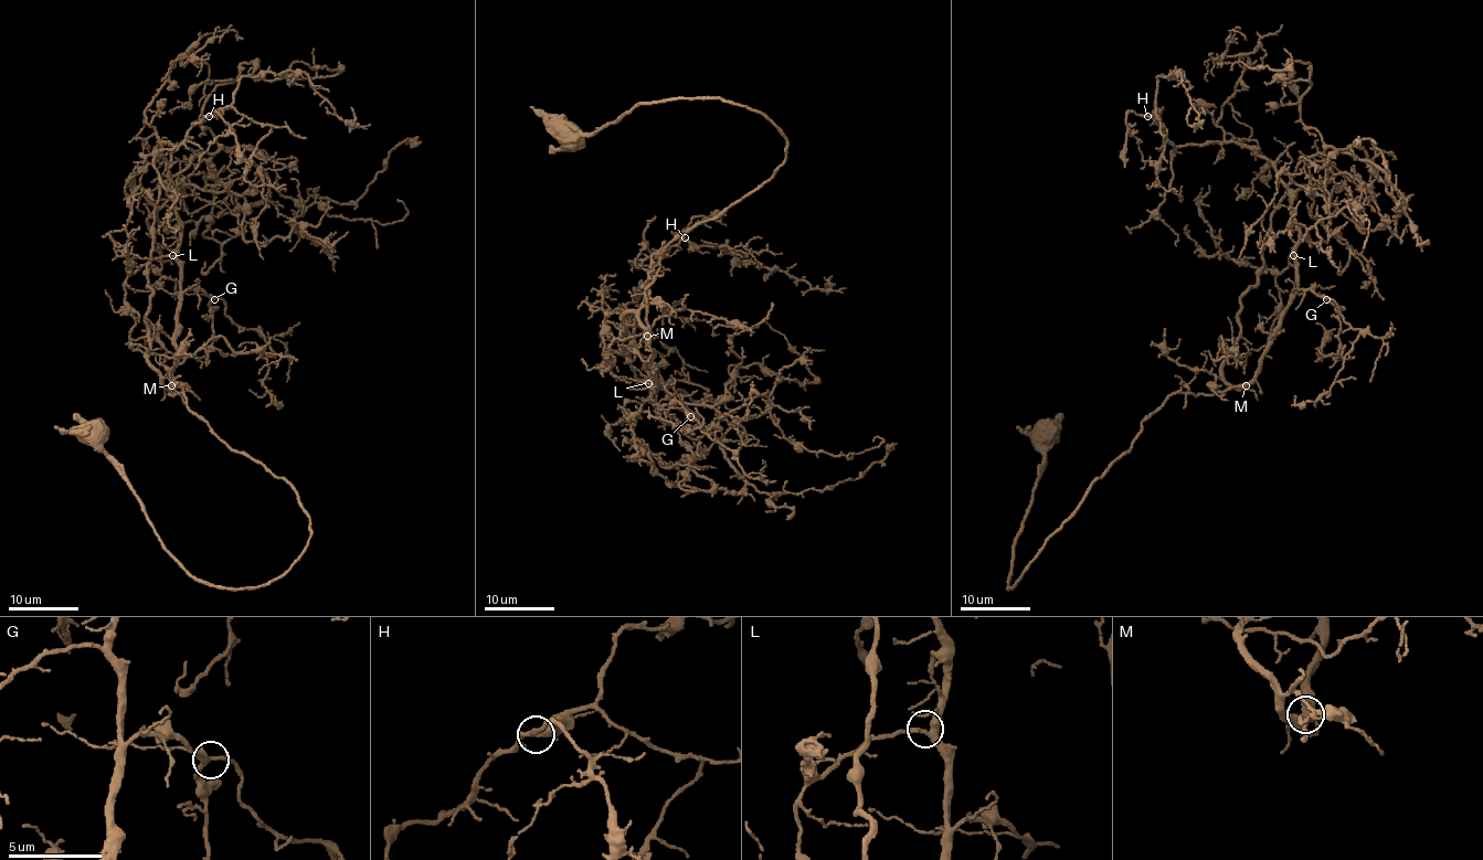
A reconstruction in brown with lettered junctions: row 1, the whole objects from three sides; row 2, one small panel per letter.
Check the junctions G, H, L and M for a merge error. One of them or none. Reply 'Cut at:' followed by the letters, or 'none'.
Cut at: none

